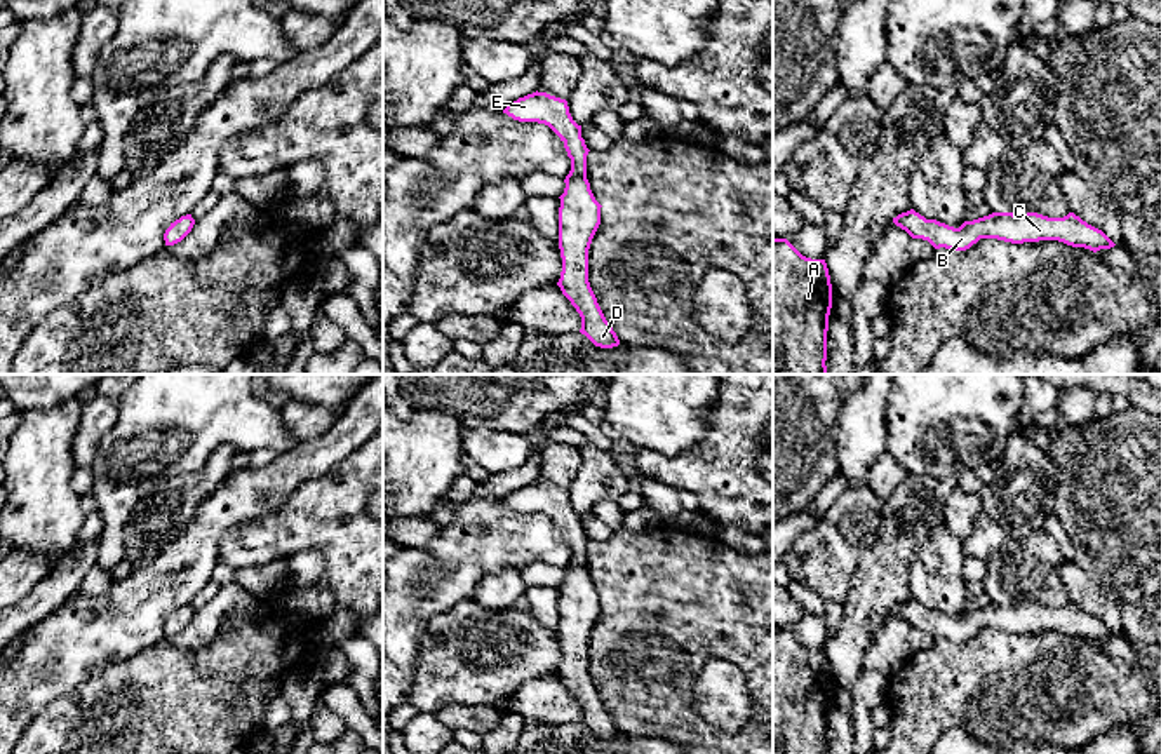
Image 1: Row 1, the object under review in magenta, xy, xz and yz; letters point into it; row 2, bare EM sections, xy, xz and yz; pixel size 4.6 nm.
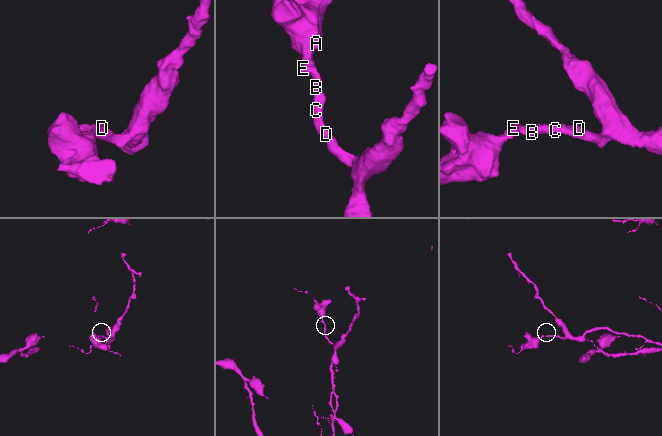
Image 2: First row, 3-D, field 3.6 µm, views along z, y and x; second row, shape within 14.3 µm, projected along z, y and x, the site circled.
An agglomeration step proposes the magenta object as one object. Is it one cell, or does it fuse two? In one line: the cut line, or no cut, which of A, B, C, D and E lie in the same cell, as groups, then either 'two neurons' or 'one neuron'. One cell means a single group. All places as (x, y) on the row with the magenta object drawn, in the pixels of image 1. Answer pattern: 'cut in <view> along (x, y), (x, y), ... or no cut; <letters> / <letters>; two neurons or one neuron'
no cut; A B C D E; one neuron

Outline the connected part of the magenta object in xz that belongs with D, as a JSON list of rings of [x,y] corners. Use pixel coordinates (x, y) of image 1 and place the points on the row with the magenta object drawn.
[[[533,92],[510,103],[503,113],[519,122],[548,125],[564,143],[571,158],[564,193],[559,207],[559,249],[562,272],[557,286],[581,317],[580,333],[595,347],[613,348],[620,340],[606,320],[588,282],[588,249],[601,225],[601,204],[595,200],[587,179],[588,148],[566,99],[547,92]]]

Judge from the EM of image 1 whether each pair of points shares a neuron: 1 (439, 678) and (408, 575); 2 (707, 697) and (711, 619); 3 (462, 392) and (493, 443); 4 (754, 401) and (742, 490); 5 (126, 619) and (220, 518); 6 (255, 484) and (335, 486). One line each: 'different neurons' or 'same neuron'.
1: different neurons
2: different neurons
3: different neurons
4: same neuron
5: same neuron
6: different neurons

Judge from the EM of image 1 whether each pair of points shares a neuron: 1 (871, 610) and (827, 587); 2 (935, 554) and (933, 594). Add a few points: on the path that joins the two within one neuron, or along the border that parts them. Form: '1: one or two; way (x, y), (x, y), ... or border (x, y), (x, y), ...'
1: two; border (860, 559), (850, 592), (841, 603)
2: one; way (935, 565), (935, 584)

